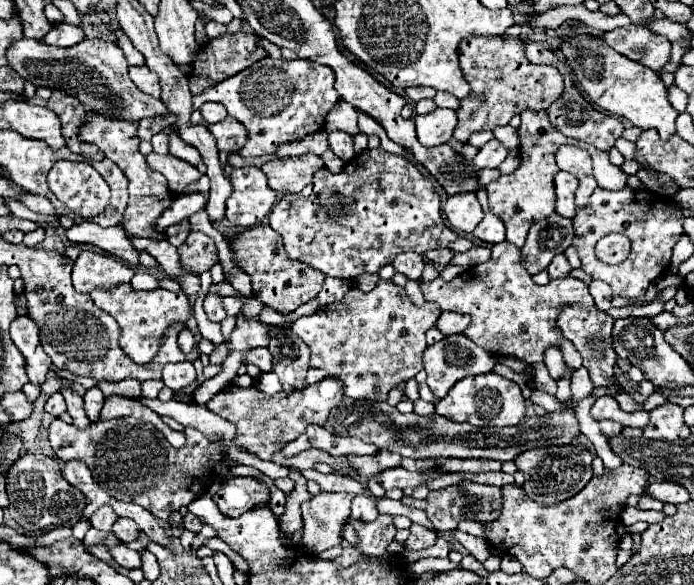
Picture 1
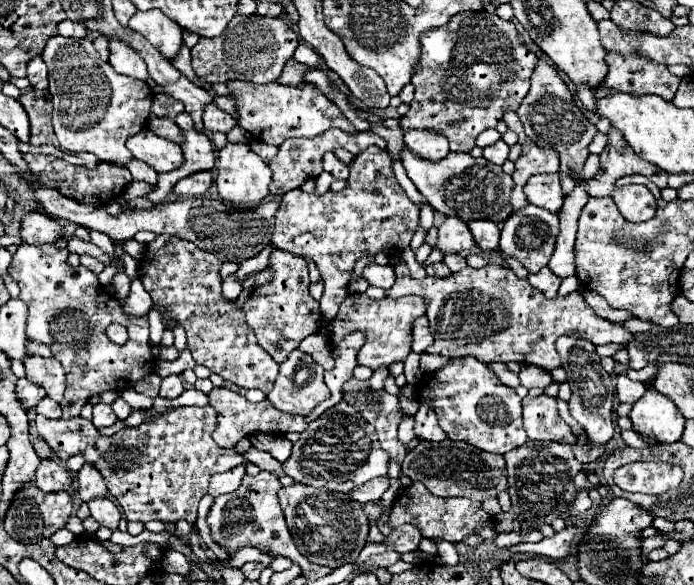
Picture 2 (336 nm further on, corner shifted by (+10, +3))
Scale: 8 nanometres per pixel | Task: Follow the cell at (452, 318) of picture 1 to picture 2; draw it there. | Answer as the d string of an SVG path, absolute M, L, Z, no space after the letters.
M420 316L420 318L414 320L412 336L414 336L414 340L412 340L412 350L414 350L414 352L420 352L420 354L422 354L422 352L426 352L428 346L432 346L434 336L432 336L432 332L428 330L428 318L426 318L426 316Z

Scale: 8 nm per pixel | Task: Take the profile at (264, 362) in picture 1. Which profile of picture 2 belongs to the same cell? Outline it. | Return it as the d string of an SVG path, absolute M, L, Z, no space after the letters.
M156 236L150 244L146 244L146 252L140 258L140 280L152 300L160 304L160 310L168 312L162 314L166 328L170 318L184 326L196 364L210 368L224 380L242 388L260 388L264 394L270 394L278 376L278 362L258 346L254 332L244 320L244 312L236 308L234 302L222 298L222 278L218 274L220 266L222 262L214 254L200 250L188 240Z

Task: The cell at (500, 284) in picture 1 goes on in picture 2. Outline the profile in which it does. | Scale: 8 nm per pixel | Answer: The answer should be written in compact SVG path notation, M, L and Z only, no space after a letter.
M396 264L396 282L386 292L390 298L400 298L406 294L418 294L426 302L426 318L434 334L434 344L426 350L446 358L474 356L480 362L520 362L534 364L546 372L560 366L554 342L560 334L576 334L598 344L628 344L634 336L624 328L600 318L582 298L580 292L570 292L568 296L544 298L540 290L528 284L528 280L518 280L516 274L500 264L486 264L484 268L466 266L446 278L426 276L414 280L406 264Z

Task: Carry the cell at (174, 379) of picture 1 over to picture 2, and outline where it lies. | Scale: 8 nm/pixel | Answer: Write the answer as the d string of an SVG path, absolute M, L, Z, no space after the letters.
M166 376L162 378L162 386L160 386L160 396L166 398L176 398L184 392L184 384L180 376Z

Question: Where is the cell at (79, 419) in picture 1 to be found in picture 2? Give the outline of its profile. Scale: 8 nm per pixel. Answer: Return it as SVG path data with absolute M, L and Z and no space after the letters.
M28 356L24 358L26 378L46 390L46 396L54 402L62 402L64 390L66 390L66 378L64 368L56 358L40 358L40 356Z

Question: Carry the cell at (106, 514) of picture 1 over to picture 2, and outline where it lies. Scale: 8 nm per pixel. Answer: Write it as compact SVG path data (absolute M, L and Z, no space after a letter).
M84 464L78 472L78 494L84 502L90 502L94 498L100 498L100 496L108 496L108 490L106 490L106 484L104 484L104 478L100 476L100 472L90 466L90 464Z

